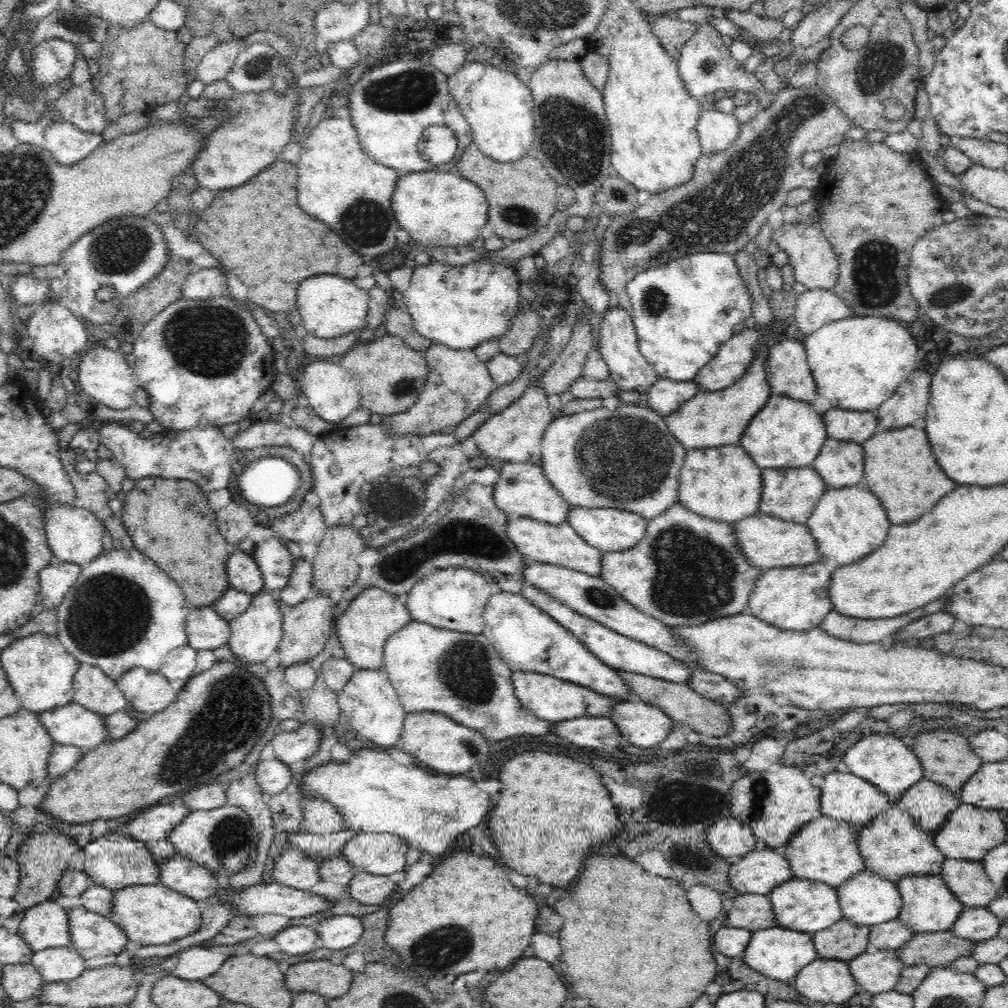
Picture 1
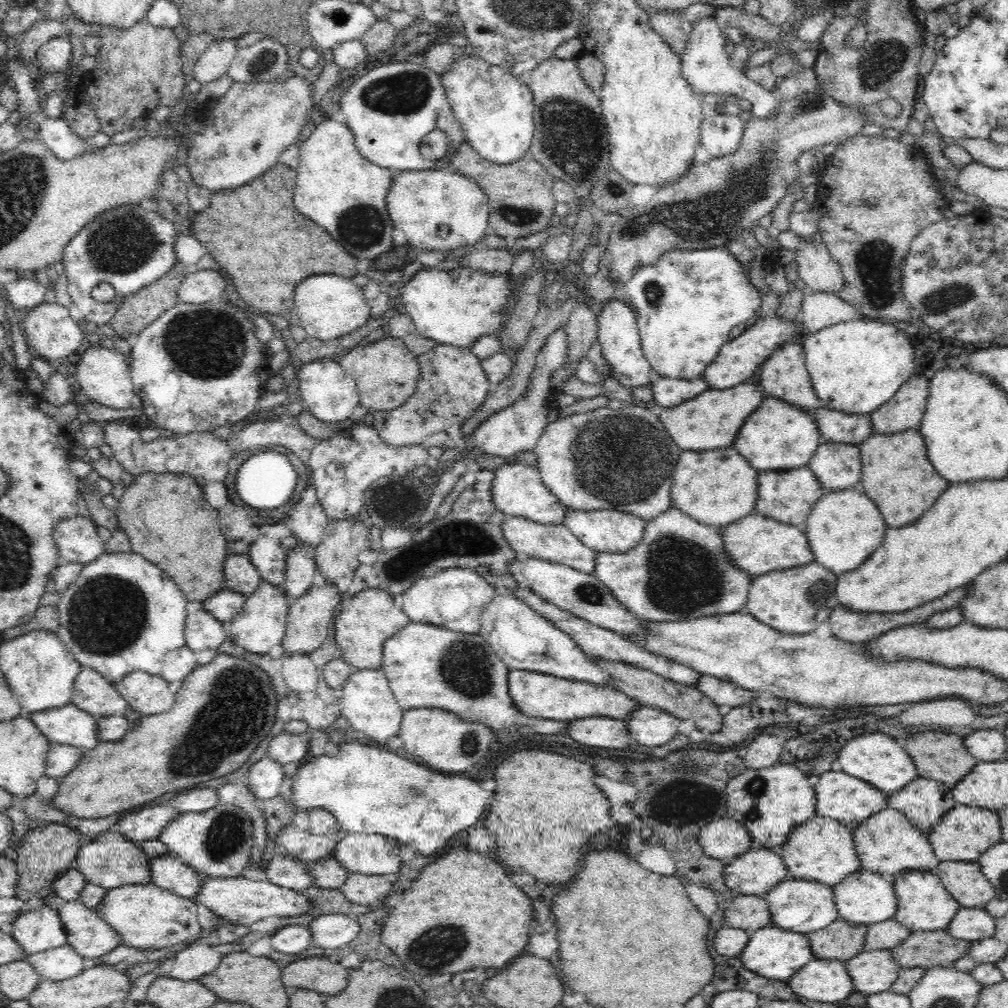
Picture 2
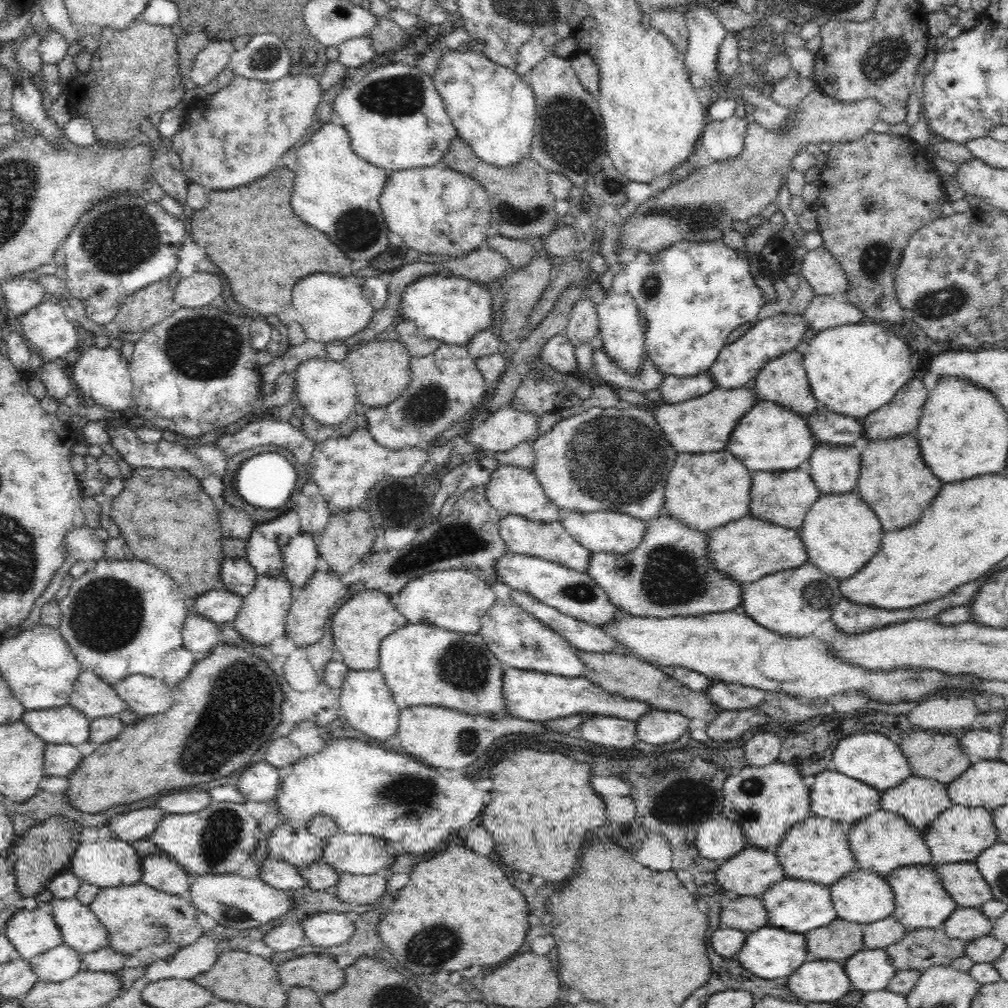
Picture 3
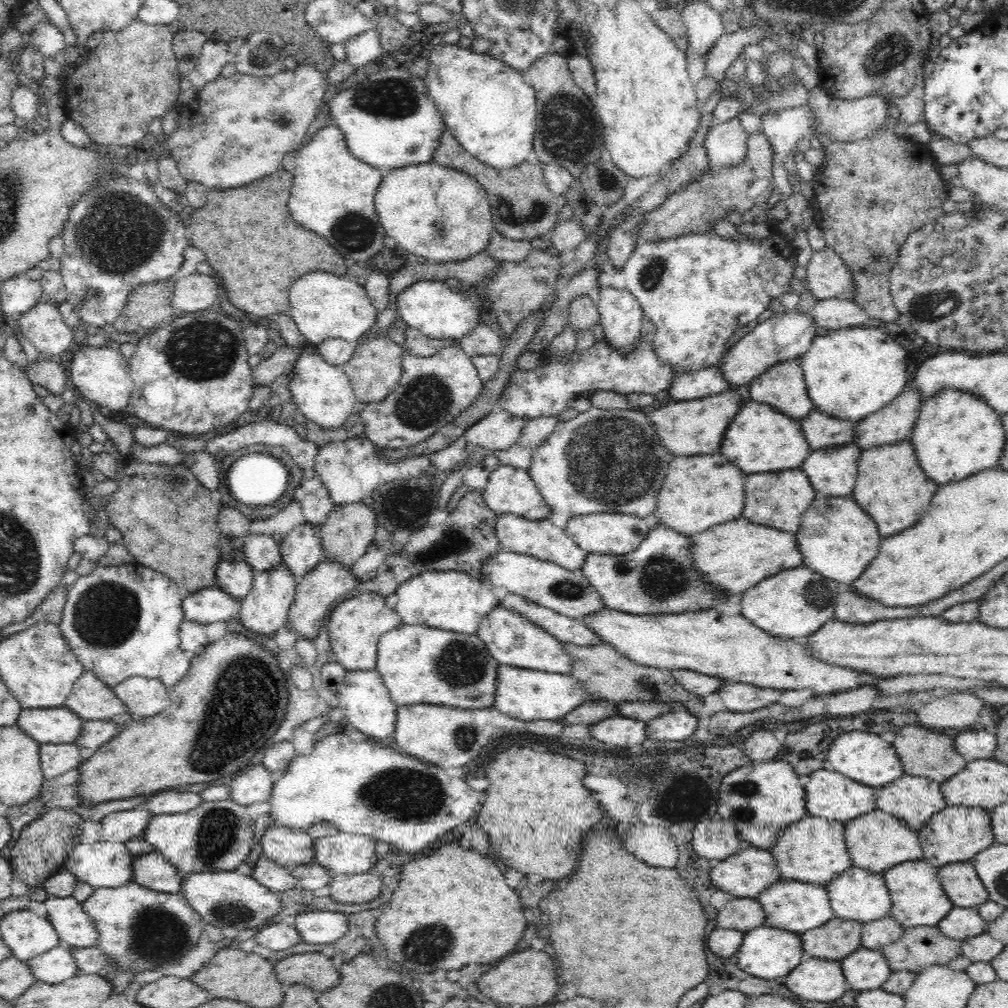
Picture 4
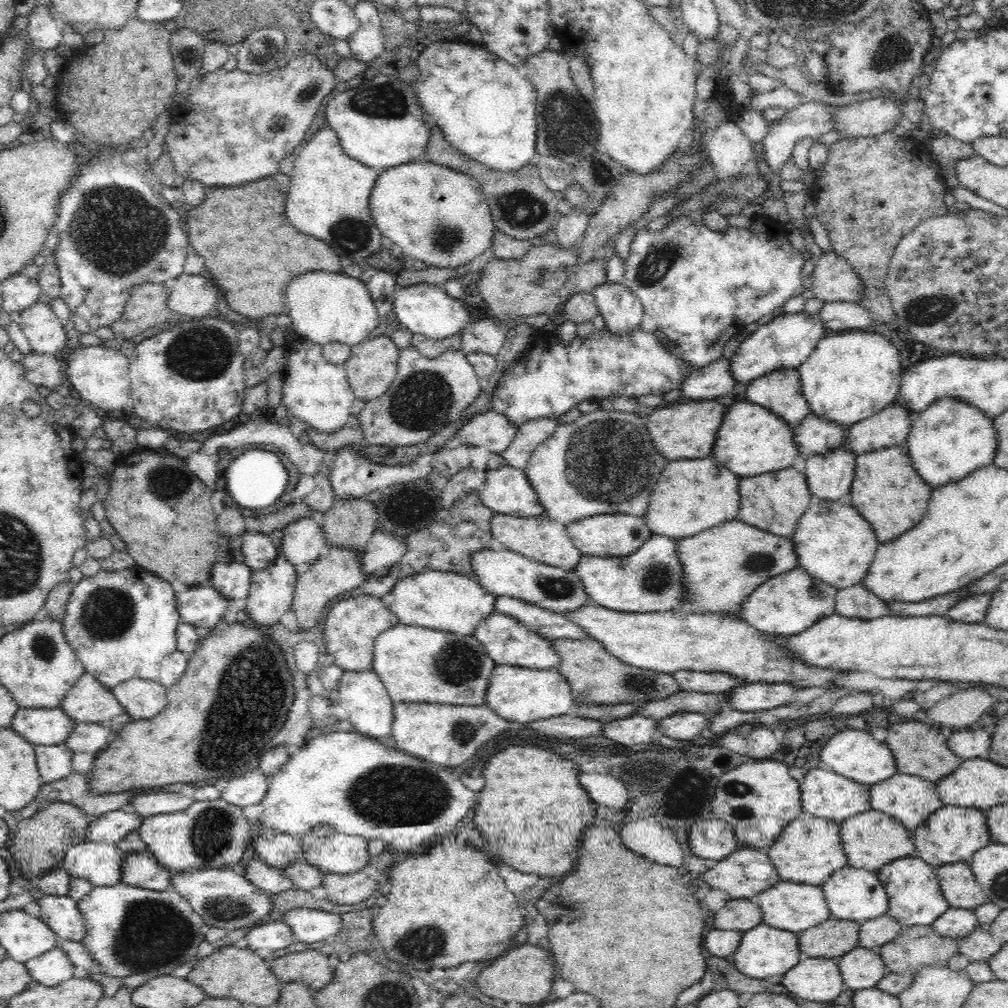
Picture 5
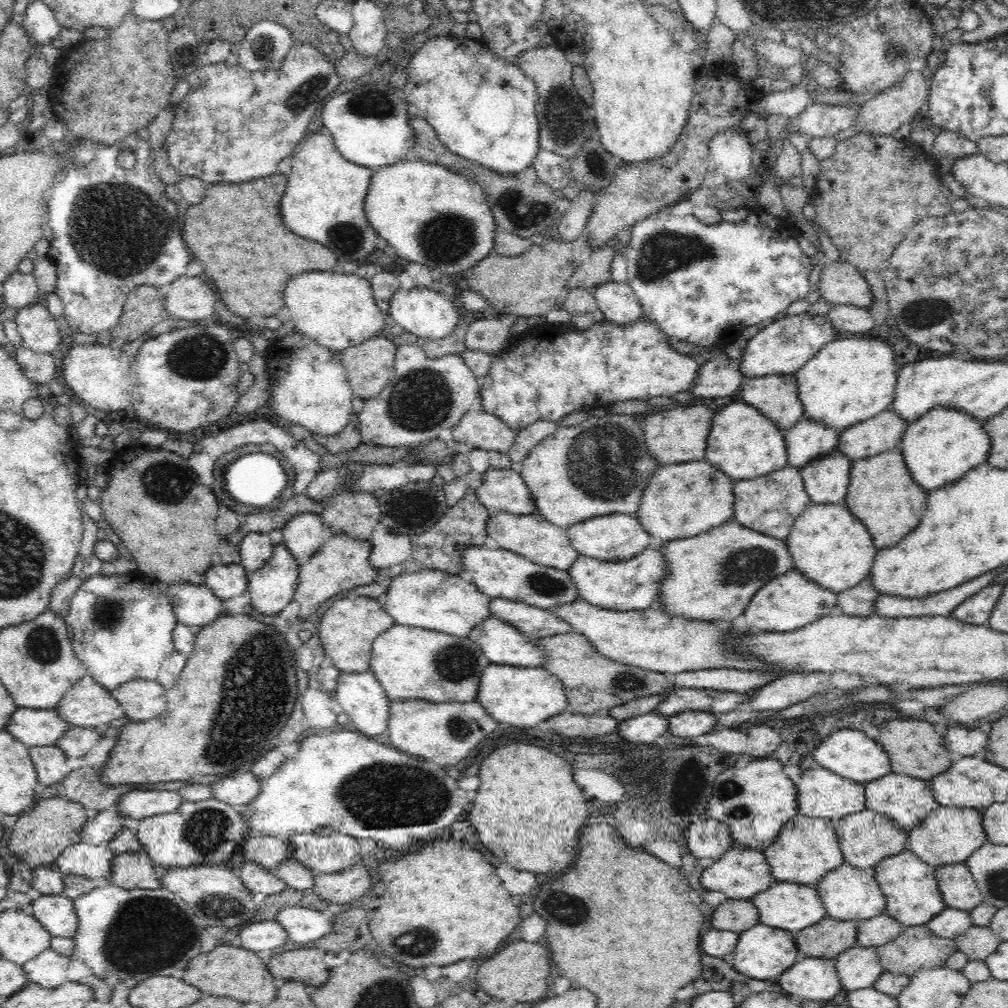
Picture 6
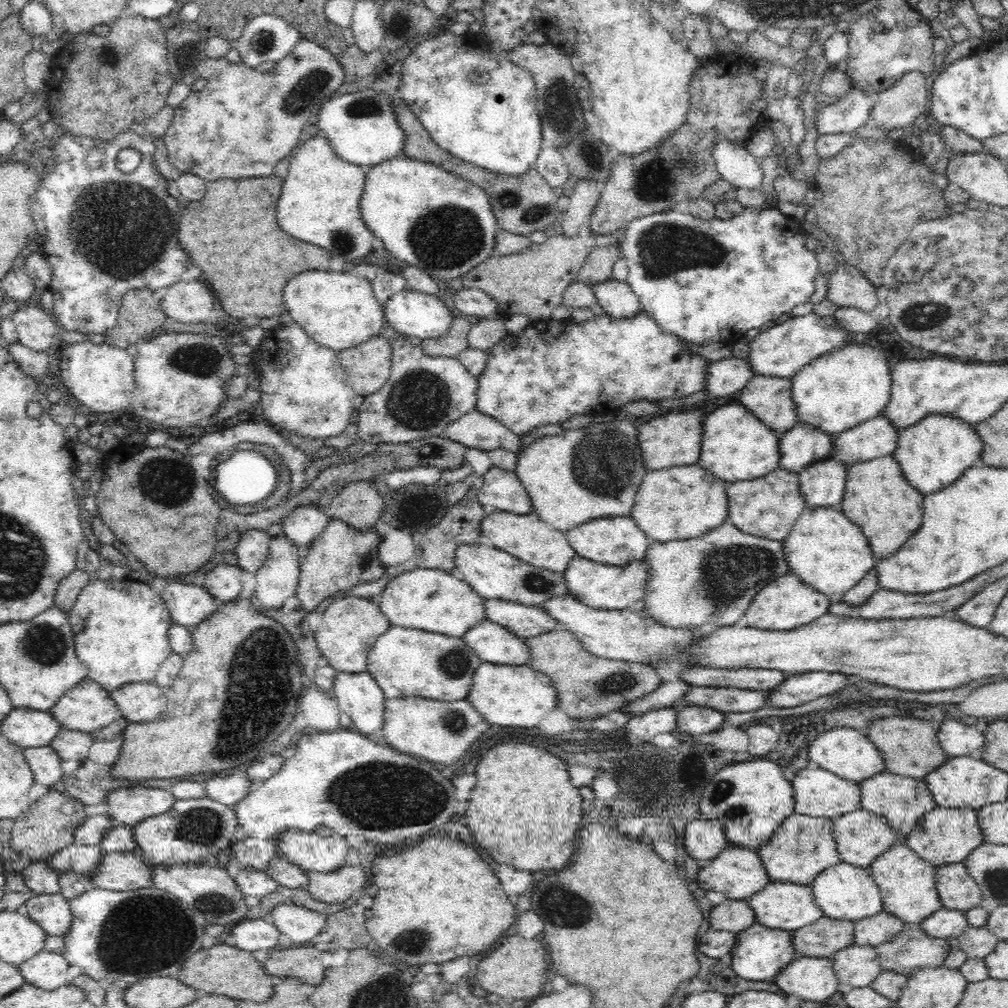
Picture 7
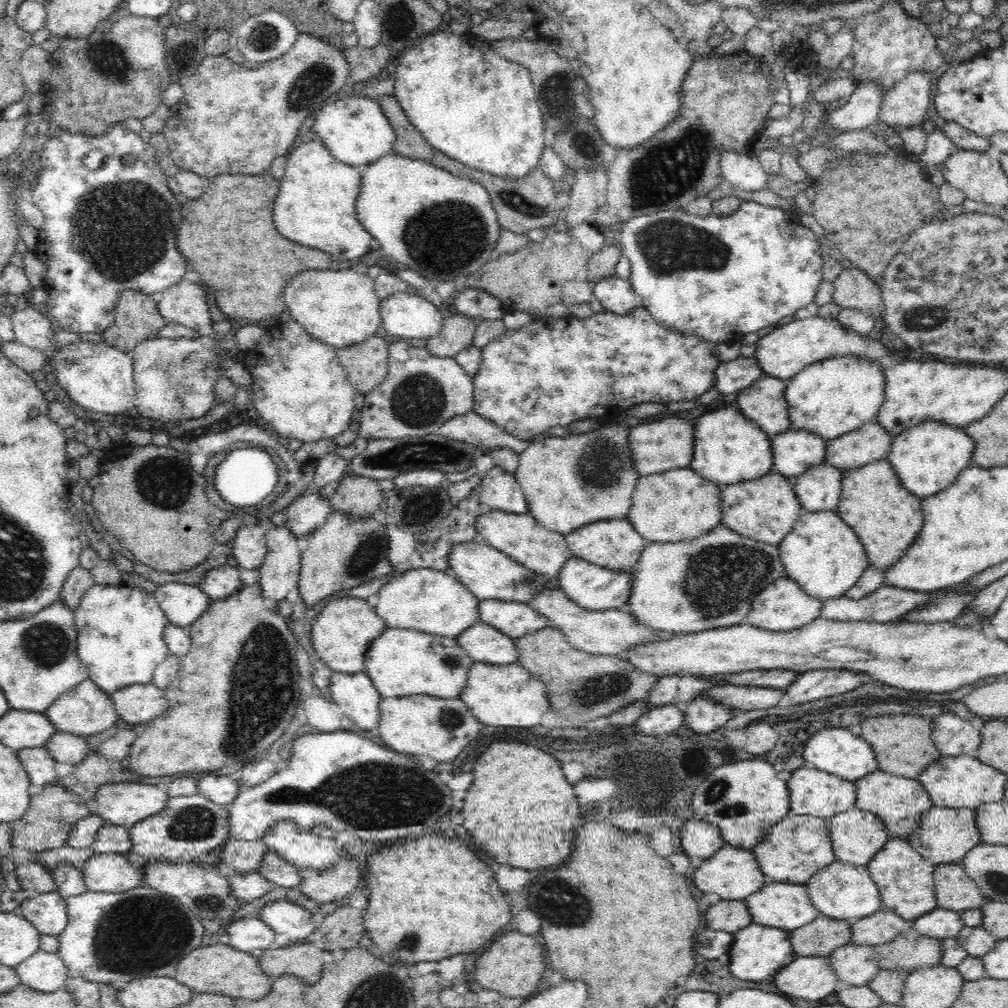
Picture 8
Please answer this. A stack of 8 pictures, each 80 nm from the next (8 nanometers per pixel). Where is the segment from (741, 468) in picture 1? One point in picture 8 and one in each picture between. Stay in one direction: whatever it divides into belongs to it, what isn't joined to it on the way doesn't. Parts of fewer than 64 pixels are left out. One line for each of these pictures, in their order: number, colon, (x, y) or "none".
2: (718, 486)
3: (705, 490)
4: (699, 492)
5: (692, 495)
6: (681, 500)
7: (683, 502)
8: (679, 504)

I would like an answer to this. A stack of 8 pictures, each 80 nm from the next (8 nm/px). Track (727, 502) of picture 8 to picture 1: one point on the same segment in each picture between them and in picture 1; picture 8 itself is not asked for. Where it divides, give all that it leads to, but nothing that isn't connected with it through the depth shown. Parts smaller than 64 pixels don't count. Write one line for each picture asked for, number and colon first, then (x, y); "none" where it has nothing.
1: (790, 494)
2: (787, 495)
3: (783, 497)
4: (778, 499)
5: (774, 501)
6: (769, 504)
7: (767, 507)

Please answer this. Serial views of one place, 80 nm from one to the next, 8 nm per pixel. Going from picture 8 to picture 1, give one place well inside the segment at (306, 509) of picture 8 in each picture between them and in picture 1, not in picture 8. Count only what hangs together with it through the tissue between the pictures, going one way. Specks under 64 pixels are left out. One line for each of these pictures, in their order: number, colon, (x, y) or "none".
1: (299, 587)
2: (300, 568)
3: (300, 555)
4: (301, 550)
5: (303, 541)
6: (303, 534)
7: (305, 523)

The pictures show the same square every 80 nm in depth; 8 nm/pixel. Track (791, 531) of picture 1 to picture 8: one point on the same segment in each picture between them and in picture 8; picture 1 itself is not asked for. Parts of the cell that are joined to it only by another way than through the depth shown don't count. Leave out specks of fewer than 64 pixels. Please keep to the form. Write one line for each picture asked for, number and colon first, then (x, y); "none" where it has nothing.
2: (756, 544)
3: (747, 549)
4: (734, 556)
5: (721, 566)
6: (713, 576)
7: (709, 581)
8: (709, 582)

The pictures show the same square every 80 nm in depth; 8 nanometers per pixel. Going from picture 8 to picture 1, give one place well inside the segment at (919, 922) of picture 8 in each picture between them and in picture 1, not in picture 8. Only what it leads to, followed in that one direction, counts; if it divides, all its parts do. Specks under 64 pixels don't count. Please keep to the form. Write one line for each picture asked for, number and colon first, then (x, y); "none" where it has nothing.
1: (976, 924)
2: (973, 924)
3: (967, 924)
4: (960, 924)
5: (955, 923)
6: (951, 922)
7: (946, 924)

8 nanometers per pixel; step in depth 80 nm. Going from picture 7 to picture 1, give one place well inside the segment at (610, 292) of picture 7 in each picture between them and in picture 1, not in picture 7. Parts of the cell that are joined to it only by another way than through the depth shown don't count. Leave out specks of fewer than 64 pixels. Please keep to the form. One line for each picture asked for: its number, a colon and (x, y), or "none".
1: (627, 366)
2: (618, 334)
3: (620, 327)
4: (620, 314)
5: (622, 311)
6: (619, 303)

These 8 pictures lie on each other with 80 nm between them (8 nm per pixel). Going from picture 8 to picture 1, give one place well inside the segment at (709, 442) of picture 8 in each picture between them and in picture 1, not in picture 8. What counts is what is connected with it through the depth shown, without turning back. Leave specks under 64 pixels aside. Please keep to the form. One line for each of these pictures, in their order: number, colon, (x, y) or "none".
1: (784, 433)
2: (778, 435)
3: (769, 437)
4: (760, 439)
5: (751, 440)
6: (743, 443)
7: (736, 445)

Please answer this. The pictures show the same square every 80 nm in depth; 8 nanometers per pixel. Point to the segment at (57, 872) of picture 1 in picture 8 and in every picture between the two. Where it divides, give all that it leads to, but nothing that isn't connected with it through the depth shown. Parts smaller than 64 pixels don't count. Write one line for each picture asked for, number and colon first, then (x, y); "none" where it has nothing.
2: (44, 854)
3: (42, 851)
4: (43, 845)
5: (38, 846)
6: (55, 823)
7: (48, 826)
8: (48, 821)

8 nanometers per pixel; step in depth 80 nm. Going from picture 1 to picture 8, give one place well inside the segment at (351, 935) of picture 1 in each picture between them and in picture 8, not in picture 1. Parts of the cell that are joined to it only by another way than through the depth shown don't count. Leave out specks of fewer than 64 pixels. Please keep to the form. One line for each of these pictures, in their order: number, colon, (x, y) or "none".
2: (330, 930)
3: (326, 929)
4: (314, 927)
5: (308, 926)
6: (303, 925)
7: (296, 924)
8: (291, 923)

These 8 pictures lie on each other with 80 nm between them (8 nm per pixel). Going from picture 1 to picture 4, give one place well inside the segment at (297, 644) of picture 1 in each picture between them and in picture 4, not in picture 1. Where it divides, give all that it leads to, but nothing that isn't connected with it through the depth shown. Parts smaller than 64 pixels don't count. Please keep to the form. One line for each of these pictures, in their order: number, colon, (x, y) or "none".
2: (309, 617)
3: (309, 614)
4: (328, 580)

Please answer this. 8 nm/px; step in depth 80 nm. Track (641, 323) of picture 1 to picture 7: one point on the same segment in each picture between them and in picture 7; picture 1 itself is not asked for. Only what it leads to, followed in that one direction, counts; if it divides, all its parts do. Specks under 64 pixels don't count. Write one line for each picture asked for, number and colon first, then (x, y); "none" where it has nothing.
2: (687, 303)
3: (693, 294)
4: (695, 308)
5: (701, 286)
6: (701, 283)
7: (704, 281)

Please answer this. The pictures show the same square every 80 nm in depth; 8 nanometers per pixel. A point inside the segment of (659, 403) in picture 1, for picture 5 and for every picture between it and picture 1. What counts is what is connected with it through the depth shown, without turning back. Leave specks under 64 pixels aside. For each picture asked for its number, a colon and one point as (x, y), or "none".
2: (667, 392)
3: (674, 389)
4: (708, 381)
5: (710, 381)

